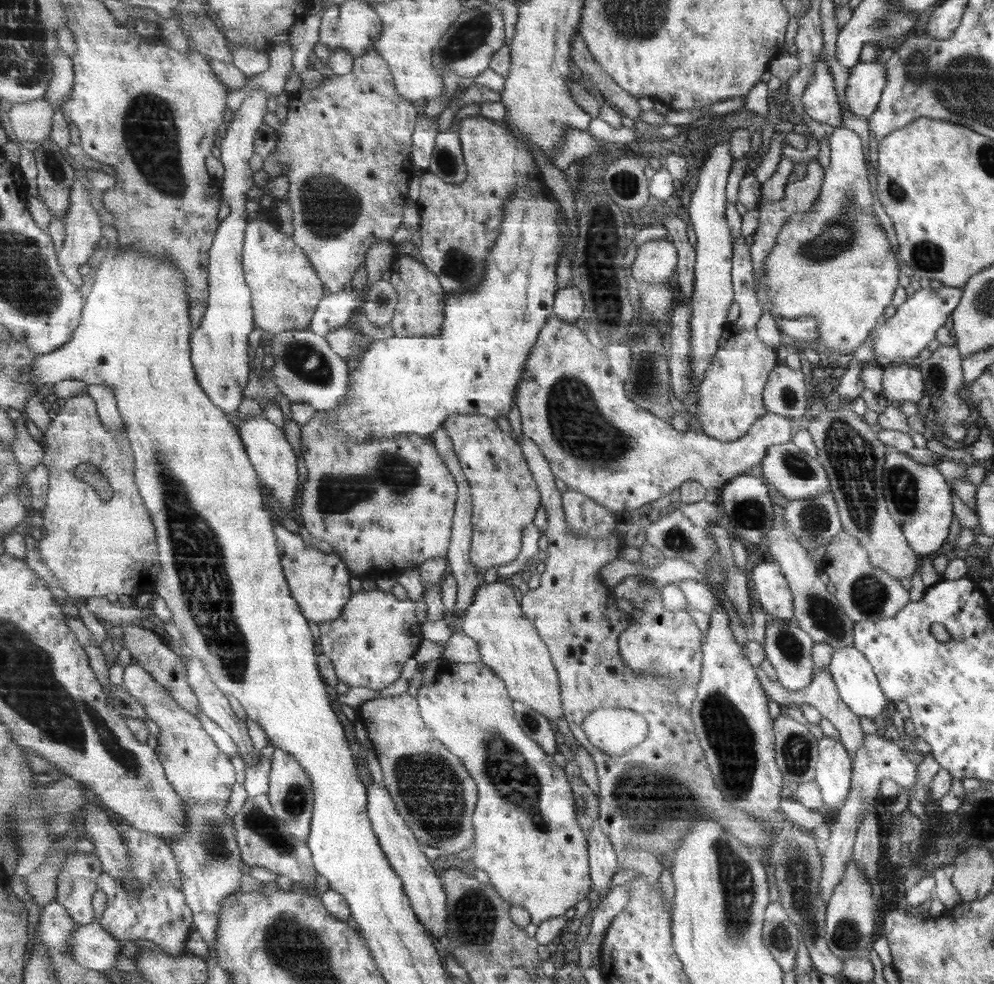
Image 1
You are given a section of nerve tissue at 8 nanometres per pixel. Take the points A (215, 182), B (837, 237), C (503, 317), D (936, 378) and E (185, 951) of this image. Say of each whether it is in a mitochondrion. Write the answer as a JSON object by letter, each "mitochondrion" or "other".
{"A":"other","B":"mitochondrion","C":"other","D":"mitochondrion","E":"other"}

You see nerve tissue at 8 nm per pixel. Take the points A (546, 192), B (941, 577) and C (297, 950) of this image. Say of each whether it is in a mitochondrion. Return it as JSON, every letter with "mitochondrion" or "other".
{"A":"other","B":"other","C":"mitochondrion"}

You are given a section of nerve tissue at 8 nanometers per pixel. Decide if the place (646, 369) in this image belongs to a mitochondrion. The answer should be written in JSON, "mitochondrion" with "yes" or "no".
{"mitochondrion":"yes"}

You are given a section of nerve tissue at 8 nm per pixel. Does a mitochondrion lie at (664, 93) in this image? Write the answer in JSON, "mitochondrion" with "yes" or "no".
{"mitochondrion":"no"}

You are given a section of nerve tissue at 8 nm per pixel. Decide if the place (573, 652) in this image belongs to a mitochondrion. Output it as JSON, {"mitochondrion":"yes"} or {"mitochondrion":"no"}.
{"mitochondrion":"no"}

